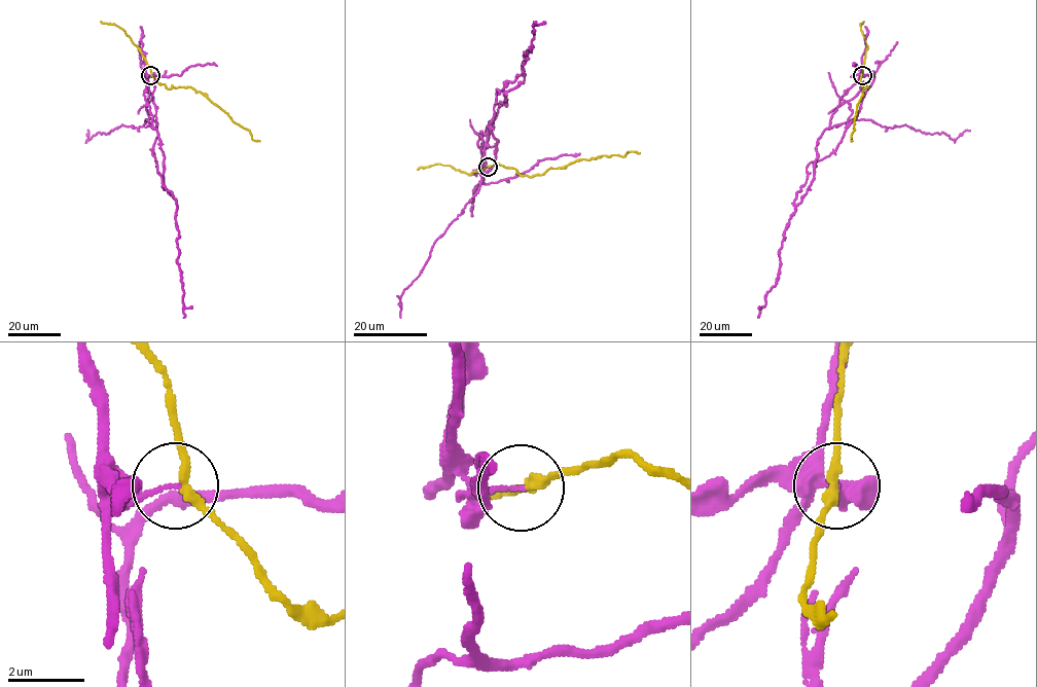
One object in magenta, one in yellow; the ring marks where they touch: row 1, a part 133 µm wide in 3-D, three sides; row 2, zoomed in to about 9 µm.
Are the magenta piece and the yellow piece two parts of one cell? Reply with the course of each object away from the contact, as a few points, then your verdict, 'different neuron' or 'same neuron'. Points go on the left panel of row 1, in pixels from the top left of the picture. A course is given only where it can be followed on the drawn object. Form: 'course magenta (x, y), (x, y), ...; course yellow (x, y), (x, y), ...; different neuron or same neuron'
course magenta (150, 75), (146, 75), (143, 95), (159, 139), (164, 187), (176, 203), (177, 264), (183, 293), (183, 317); course yellow (151, 75), (169, 88), (190, 86), (203, 93), (235, 121), (247, 130), (253, 140), (259, 141); different neuron

